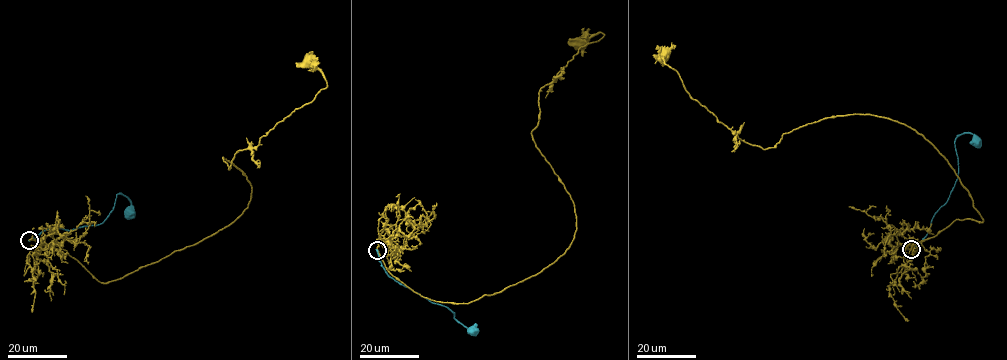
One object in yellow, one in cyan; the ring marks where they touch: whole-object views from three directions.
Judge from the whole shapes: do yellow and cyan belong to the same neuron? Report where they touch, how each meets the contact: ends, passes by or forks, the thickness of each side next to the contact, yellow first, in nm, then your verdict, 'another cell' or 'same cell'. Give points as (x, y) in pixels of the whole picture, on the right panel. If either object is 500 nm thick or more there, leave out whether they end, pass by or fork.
place (911, 249); yellow passes by; cyan ends; calibres 240 and 260 nm; another cell

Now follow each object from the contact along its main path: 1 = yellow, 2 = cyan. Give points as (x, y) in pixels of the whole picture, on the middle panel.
1: (377, 250), (421, 295), (468, 304), (564, 253), (572, 200), (531, 133), (539, 89), (604, 34), (580, 43)
2: (377, 250), (385, 271), (395, 280), (432, 302), (454, 312), (457, 321), (468, 329), (474, 330)

